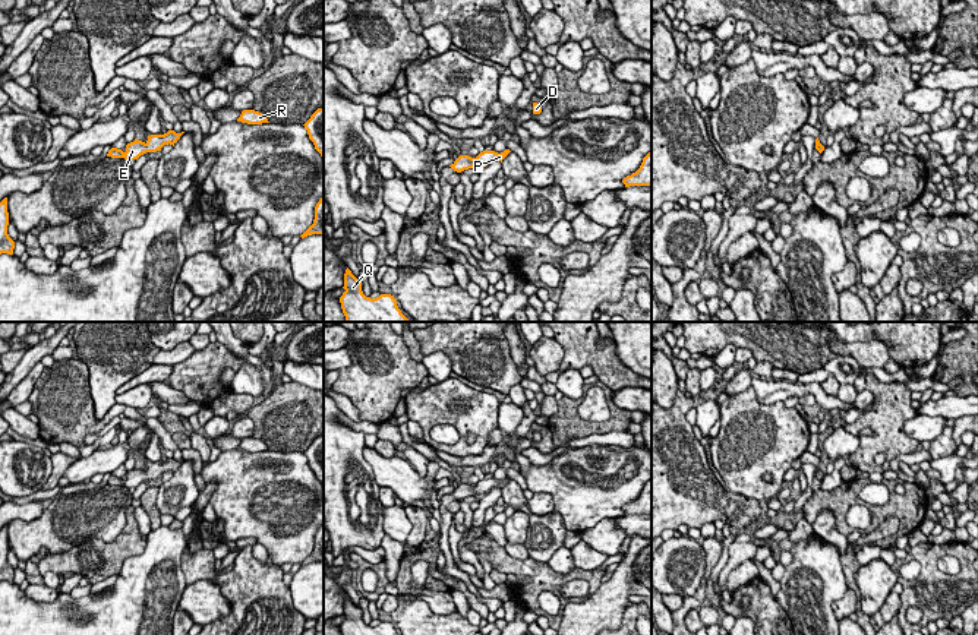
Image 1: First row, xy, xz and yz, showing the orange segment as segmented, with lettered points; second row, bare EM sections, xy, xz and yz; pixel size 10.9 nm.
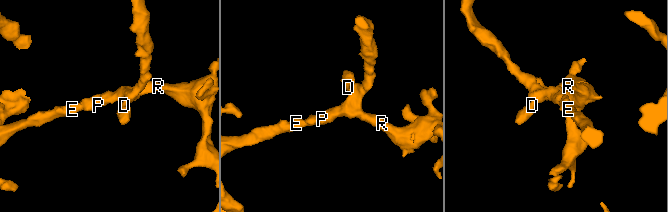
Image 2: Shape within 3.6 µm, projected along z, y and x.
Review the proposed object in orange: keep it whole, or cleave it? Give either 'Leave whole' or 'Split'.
Leave whole

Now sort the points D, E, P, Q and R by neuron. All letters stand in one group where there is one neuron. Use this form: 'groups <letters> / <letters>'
groups D E P Q R

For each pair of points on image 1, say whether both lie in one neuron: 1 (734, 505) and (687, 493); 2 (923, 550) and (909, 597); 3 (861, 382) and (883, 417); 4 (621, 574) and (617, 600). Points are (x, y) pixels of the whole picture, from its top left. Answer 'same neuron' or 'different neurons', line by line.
1: same neuron
2: same neuron
3: same neuron
4: same neuron

